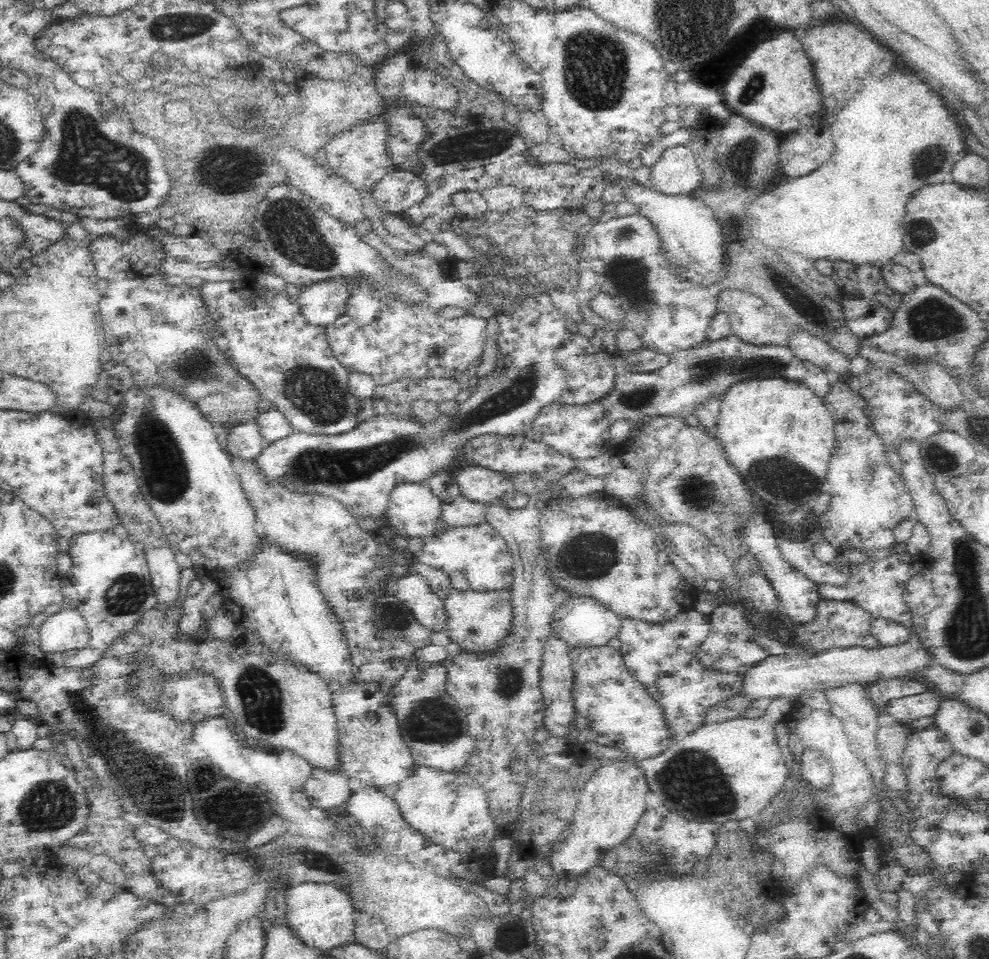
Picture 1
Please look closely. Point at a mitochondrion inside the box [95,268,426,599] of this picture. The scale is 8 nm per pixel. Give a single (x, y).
(344, 467)

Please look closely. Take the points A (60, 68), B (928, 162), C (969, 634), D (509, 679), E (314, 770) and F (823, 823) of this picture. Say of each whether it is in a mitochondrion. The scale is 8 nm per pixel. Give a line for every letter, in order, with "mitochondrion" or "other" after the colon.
A: other
B: mitochondrion
C: mitochondrion
D: mitochondrion
E: other
F: other

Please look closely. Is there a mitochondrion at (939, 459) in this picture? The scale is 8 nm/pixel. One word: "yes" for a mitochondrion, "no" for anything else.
yes

